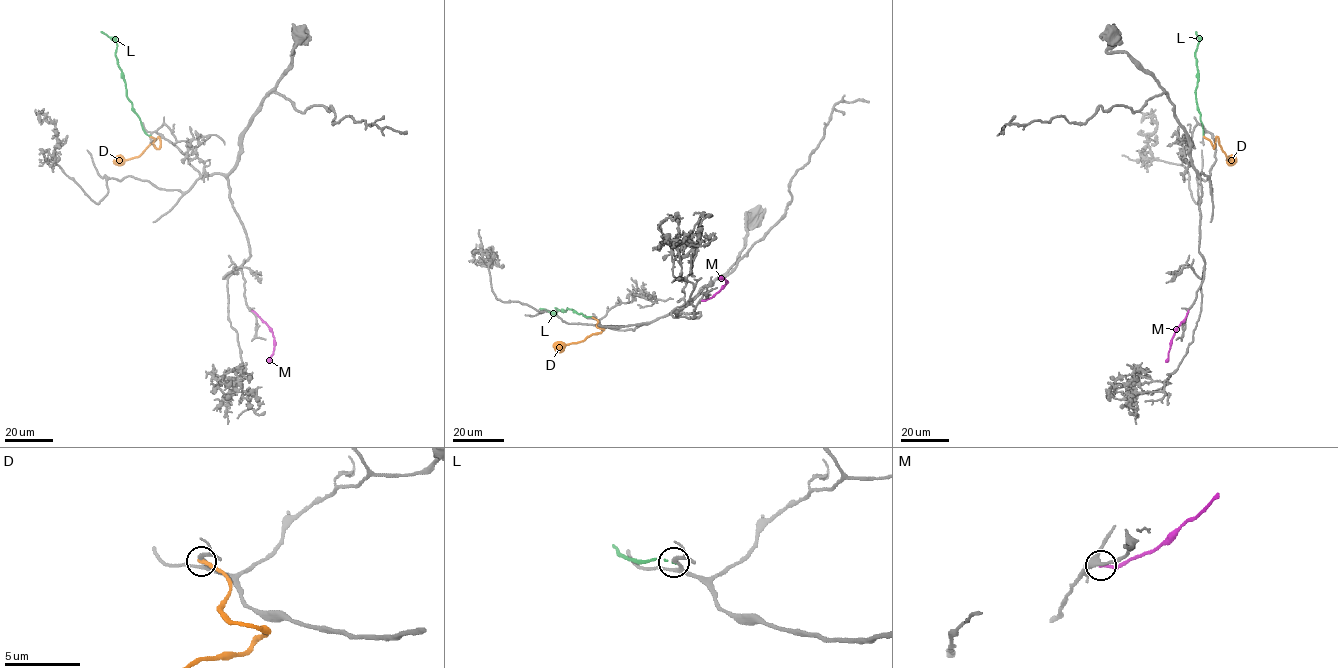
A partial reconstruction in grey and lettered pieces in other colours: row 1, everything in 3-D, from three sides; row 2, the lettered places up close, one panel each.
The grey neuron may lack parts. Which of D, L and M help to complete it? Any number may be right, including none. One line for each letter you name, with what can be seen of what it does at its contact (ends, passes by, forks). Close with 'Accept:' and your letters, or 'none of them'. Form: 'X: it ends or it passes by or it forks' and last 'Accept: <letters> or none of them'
Accept: none of them

